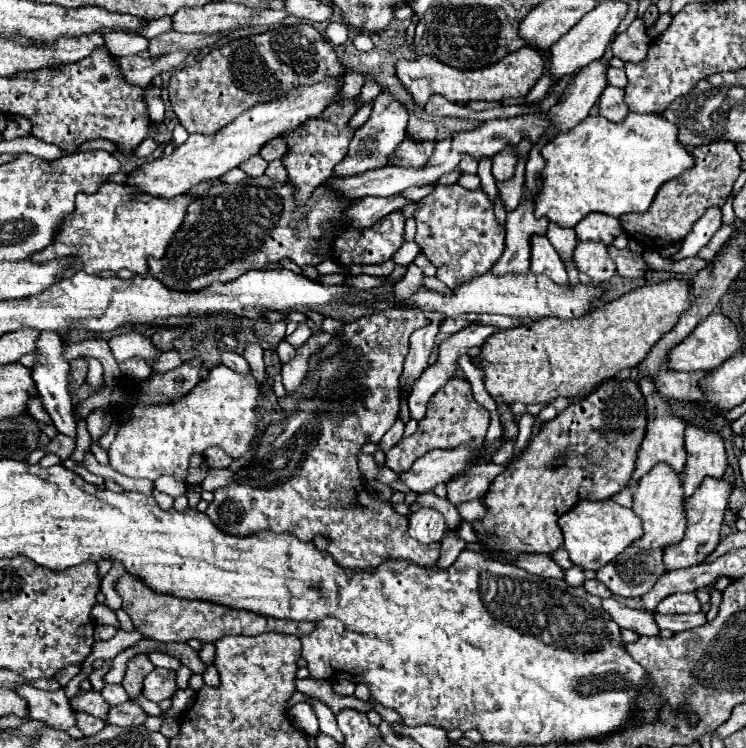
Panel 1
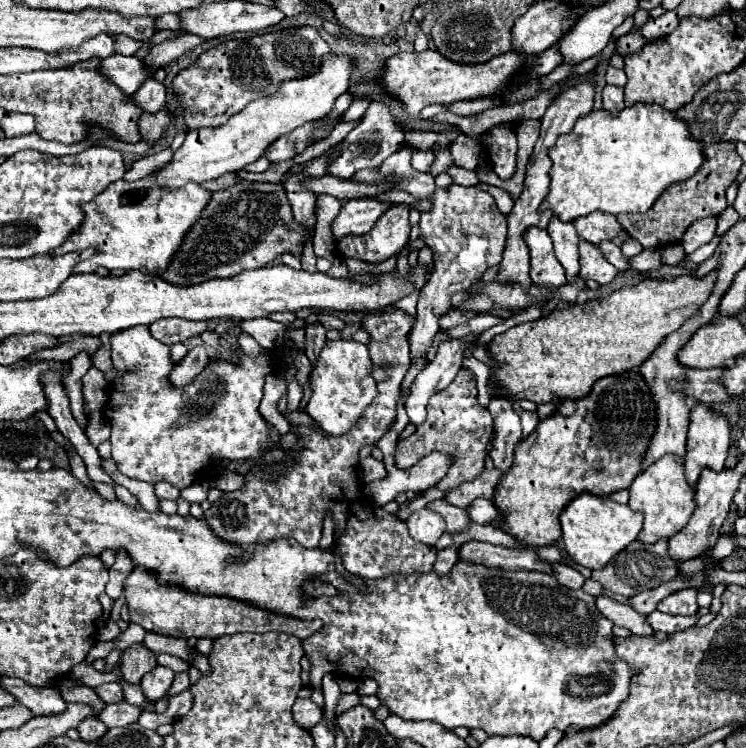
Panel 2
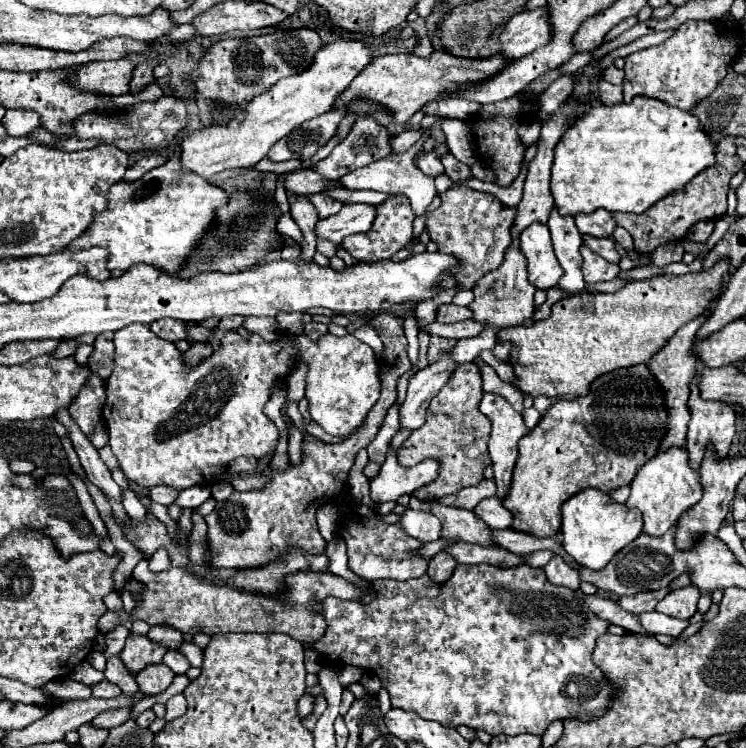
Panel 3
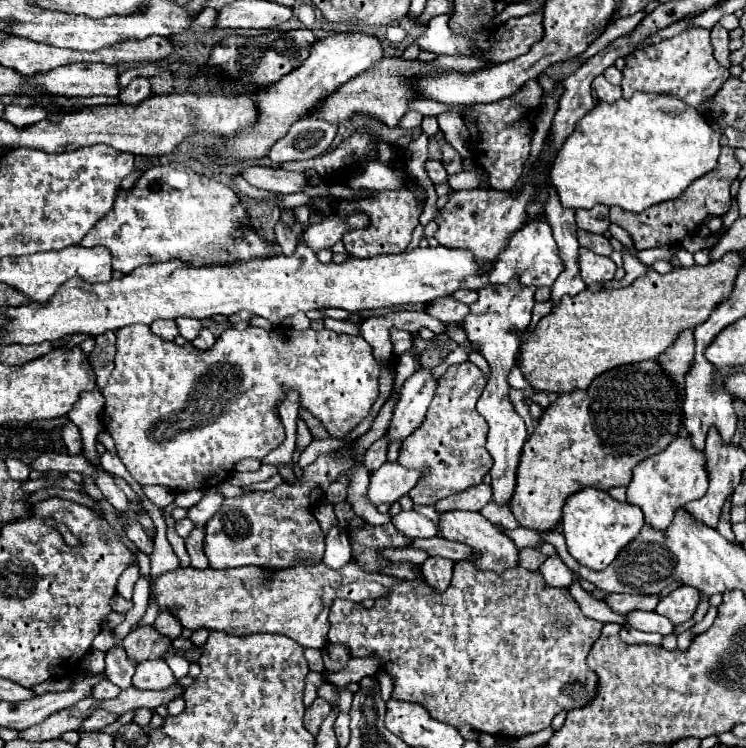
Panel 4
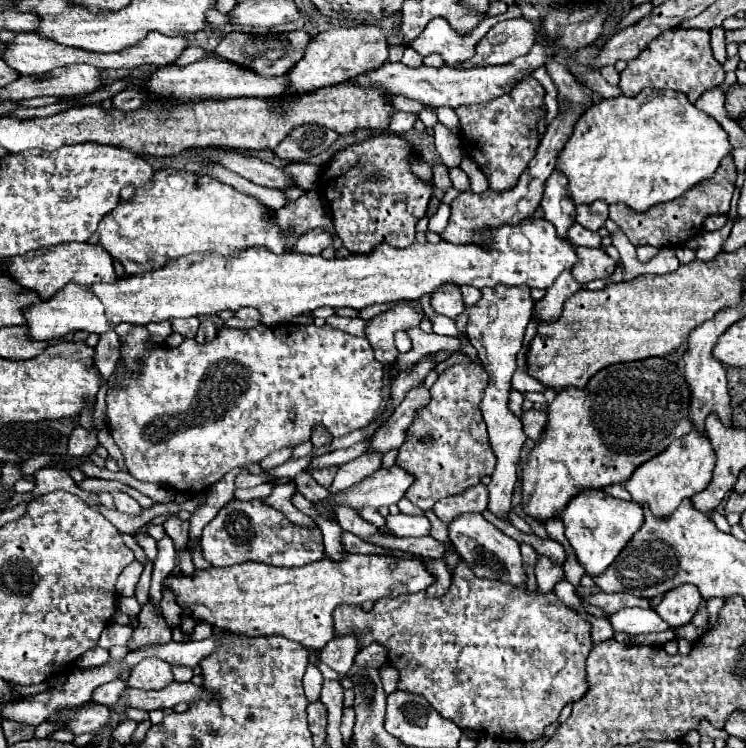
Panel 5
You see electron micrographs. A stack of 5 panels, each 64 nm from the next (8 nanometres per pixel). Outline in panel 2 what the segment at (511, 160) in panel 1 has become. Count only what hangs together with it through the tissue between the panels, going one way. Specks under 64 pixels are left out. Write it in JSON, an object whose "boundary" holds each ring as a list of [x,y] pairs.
{"boundary":[[[498,124],[490,132],[490,146],[484,148],[484,154],[498,178],[512,178],[516,170],[516,150],[516,134],[510,124]]]}

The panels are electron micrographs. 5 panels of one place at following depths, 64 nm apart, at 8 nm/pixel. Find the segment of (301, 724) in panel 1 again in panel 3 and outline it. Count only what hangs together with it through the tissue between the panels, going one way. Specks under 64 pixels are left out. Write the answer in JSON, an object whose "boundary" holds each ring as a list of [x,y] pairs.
{"boundary":[[[304,694],[304,696],[298,700],[298,716],[300,716],[300,720],[308,718],[308,716],[312,714],[312,710],[314,710],[314,696]]]}

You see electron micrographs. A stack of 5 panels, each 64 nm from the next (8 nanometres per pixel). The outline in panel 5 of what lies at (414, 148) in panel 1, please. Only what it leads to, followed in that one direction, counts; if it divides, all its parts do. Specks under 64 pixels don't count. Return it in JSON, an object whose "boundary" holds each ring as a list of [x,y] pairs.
{"boundary":[[[436,164],[436,166],[432,168],[432,182],[434,182],[436,188],[440,188],[440,190],[444,190],[444,192],[452,188],[452,182],[450,182],[450,178],[448,178],[448,168],[446,168],[444,164]]]}

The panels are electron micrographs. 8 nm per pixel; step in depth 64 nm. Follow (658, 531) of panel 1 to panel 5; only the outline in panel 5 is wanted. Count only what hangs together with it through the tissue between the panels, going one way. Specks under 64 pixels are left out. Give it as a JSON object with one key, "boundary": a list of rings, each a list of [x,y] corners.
{"boundary":[[[692,430],[682,436],[682,440],[674,440],[674,444],[670,444],[666,452],[654,456],[654,460],[640,464],[624,486],[636,504],[648,506],[656,518],[668,518],[684,498],[692,498],[694,494],[702,492],[706,484],[710,484],[714,460],[716,458],[714,450],[710,448],[710,440],[704,434]]]}

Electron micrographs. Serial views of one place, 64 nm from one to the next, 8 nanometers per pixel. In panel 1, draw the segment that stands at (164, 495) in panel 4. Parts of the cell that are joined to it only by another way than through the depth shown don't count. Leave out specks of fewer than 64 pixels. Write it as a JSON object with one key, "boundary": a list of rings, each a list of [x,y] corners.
{"boundary":[[[160,476],[160,478],[154,482],[154,486],[156,486],[160,492],[170,494],[172,498],[182,496],[182,494],[188,492],[188,484],[182,482],[182,480],[178,480],[178,478],[174,478],[174,476]]]}

